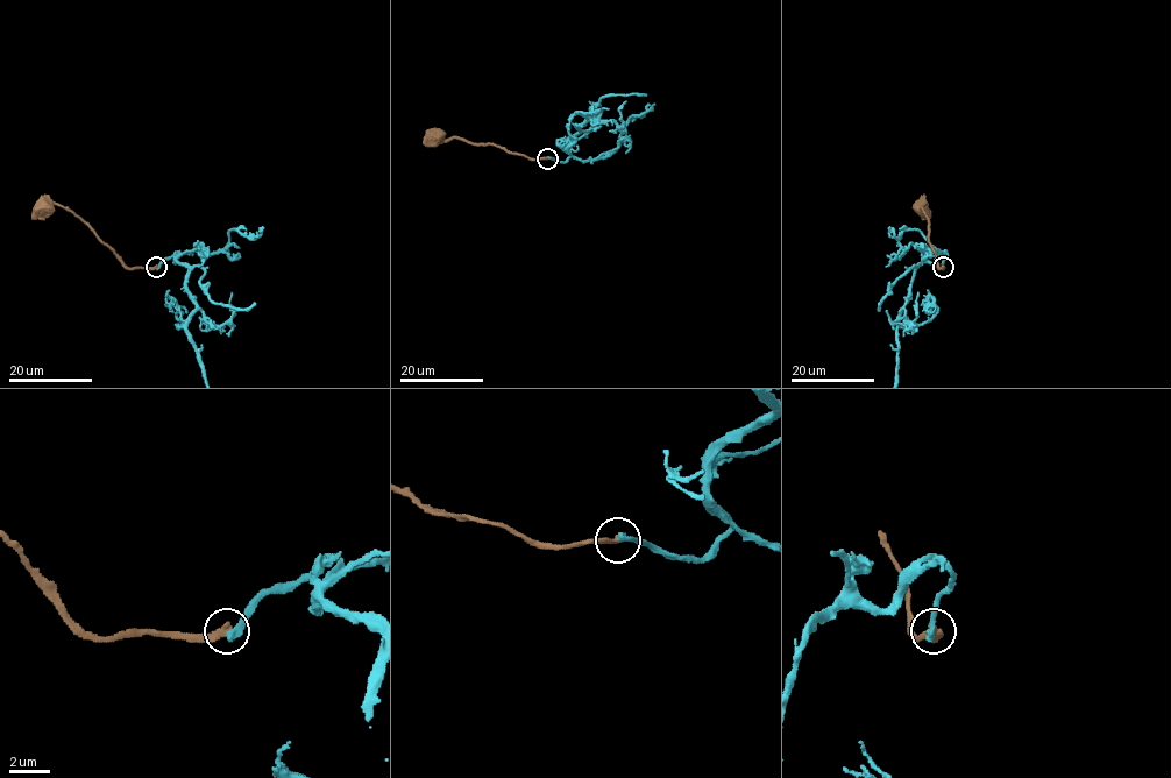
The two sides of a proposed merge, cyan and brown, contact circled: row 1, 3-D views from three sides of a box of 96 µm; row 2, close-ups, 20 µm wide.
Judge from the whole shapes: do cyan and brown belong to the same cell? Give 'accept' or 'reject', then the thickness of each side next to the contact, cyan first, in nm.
reject; 360 nm thick on the cyan side, 320 nm on the other

